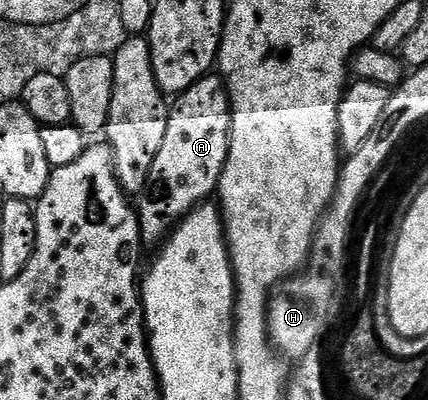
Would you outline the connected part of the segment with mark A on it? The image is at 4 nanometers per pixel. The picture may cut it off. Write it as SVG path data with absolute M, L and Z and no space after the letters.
M217 74L204 76L172 101L167 135L159 154L155 154L145 190L135 204L141 239L146 245L157 246L168 240L169 233L190 216L198 204L216 193L229 153L232 117L225 82Z

